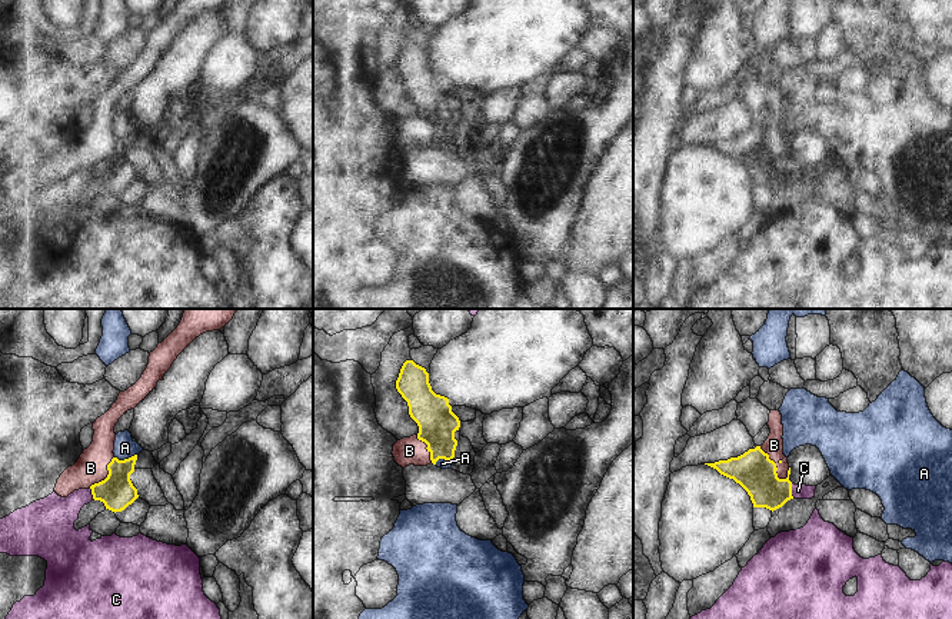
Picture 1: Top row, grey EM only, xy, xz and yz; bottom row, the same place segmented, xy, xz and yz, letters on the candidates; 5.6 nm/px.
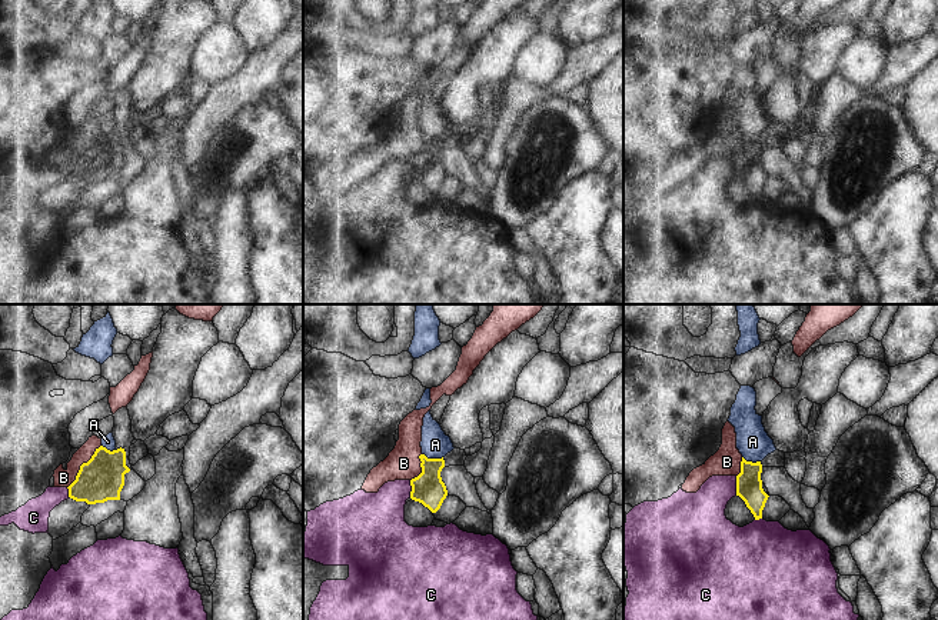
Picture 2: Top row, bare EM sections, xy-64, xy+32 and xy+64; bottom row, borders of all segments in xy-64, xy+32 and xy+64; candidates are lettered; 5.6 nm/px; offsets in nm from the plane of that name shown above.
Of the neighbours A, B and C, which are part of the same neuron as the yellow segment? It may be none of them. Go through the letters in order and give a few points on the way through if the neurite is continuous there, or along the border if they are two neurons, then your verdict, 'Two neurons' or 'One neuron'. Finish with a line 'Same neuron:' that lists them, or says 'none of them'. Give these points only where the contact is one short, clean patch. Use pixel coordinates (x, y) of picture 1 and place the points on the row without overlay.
A: Path across: xy (116, 170), (119, 149), (125, 139), (125, 127). One neuron
B: Boundary: yz (759, 126), (775, 143), (776, 155), (785, 159). Two neurons
C: Two neurons
Same neuron: A

